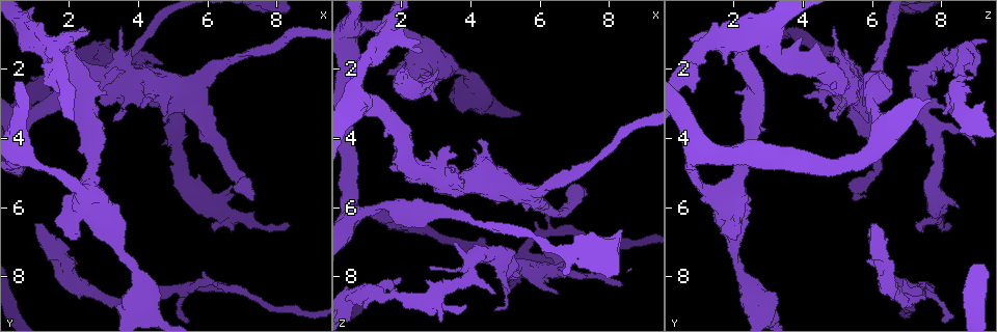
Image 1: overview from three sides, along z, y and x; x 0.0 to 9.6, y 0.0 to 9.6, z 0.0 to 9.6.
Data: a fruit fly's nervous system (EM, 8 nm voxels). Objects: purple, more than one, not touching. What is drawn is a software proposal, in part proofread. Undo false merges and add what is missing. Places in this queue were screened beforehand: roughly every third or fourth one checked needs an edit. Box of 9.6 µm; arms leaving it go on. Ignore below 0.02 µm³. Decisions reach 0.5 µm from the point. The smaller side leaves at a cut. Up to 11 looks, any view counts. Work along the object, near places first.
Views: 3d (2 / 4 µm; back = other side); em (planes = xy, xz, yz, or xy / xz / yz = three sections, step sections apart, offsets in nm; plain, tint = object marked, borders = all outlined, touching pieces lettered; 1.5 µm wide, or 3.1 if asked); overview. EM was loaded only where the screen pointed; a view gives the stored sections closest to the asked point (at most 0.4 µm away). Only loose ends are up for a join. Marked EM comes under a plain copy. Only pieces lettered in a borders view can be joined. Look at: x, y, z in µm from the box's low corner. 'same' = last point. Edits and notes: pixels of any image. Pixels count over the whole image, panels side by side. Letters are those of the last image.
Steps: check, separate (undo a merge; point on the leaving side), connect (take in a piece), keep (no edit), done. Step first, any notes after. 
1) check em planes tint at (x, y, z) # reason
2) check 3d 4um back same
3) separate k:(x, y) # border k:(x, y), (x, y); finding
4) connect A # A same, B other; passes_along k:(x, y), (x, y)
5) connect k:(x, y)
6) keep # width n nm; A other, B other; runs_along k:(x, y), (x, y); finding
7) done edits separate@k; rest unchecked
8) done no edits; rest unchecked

check 3d 2um at (3.05, 2.70, 2.00) # an open end

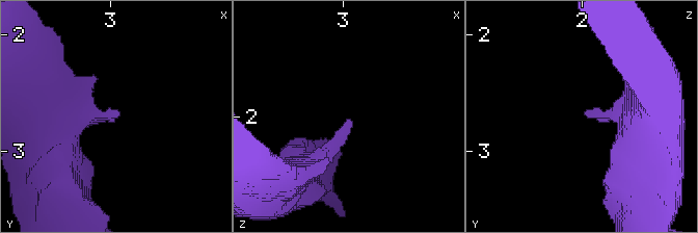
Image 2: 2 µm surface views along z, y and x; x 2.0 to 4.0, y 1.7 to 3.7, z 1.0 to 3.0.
check em planes borders at (3.06, 2.66, 2.04) # now the EM

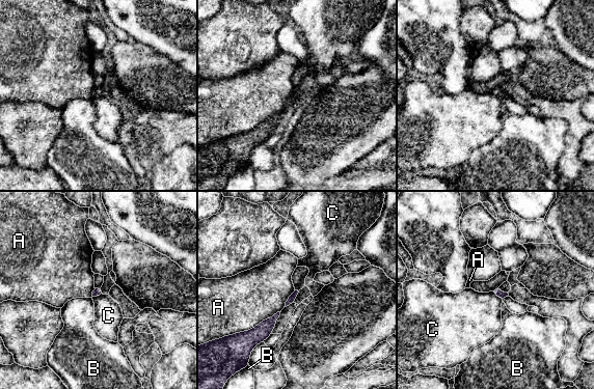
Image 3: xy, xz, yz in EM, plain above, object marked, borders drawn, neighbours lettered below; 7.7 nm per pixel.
keep # A other, B other, C other; none of them fits

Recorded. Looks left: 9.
check em planes borders at (0.75, 0.85, 1.80) # stops while still wide

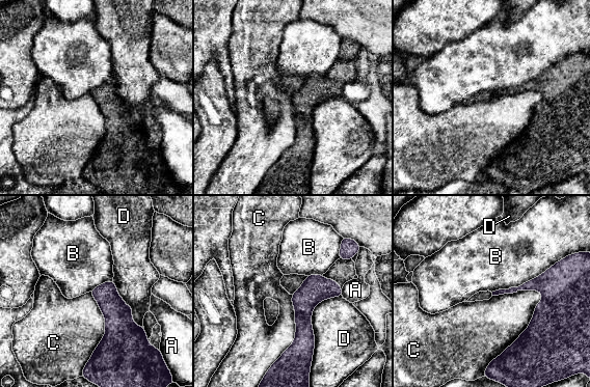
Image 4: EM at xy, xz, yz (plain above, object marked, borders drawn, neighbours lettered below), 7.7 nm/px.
keep # A other, B other, C other, D other; no lettered piece goes on from it

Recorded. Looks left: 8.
check em planes borders at (1.05, 6.50, 6.00) # stops while still wide

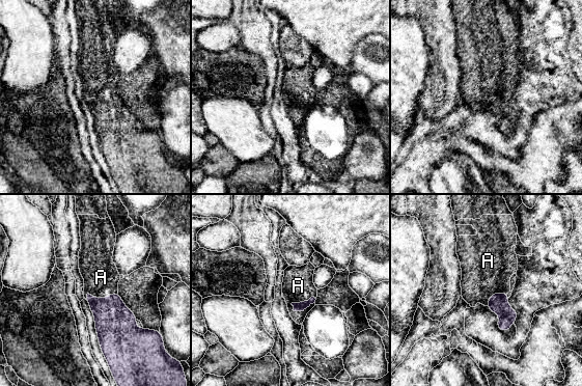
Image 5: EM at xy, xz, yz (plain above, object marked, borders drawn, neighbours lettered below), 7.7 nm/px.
connect A # A same; passes_along 5:(302, 306), (301, 302), (298, 285); the cell continues

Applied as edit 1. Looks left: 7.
check overview # redraw

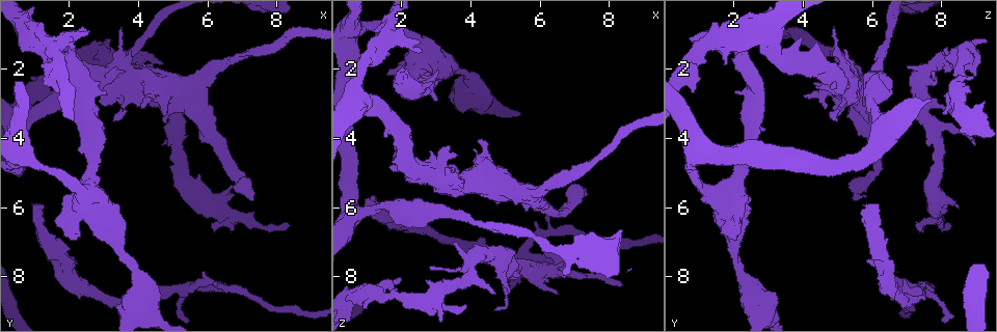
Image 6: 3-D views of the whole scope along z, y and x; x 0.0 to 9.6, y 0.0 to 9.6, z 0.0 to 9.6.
check 3d 2um at (2.60, 8.45, 6.60) # thick turns thin

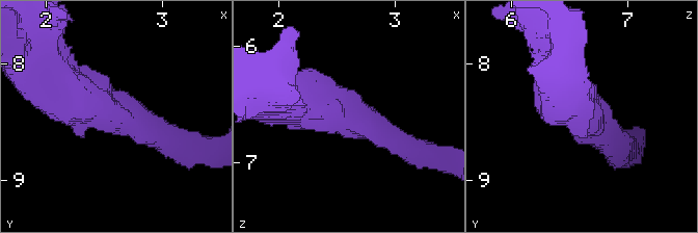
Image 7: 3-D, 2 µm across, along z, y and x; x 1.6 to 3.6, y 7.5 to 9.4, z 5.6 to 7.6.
check em planes tint at (2.58, 8.42, 6.60) # arm_widths 220, 400 nm; shape alone is not enough

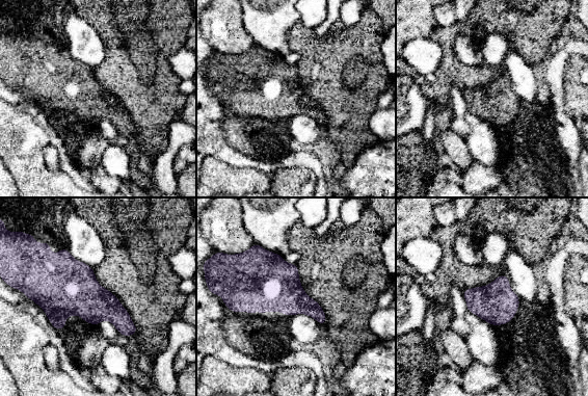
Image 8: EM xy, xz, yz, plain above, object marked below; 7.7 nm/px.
check em planes borders same # see the neighbours

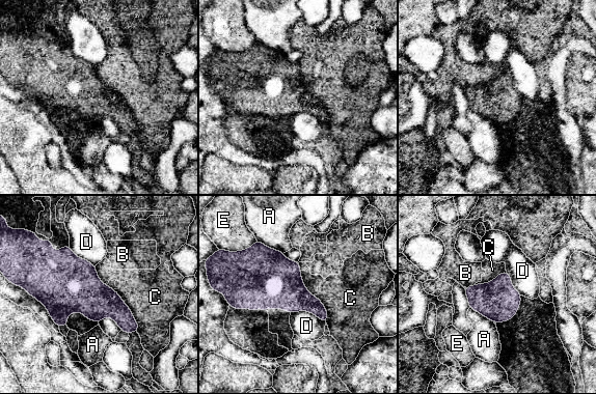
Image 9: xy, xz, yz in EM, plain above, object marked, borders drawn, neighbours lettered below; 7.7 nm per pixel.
keep # longest_contact C 600 nm; A other, B other, C other, D other, E other; border 9:(95, 265), (137, 332); continuous, no second cell

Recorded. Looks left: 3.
check em planes borders at (3.40, 6.90, 2.00) # thick turns thin

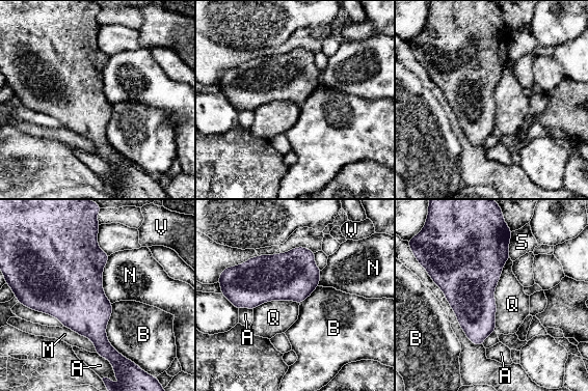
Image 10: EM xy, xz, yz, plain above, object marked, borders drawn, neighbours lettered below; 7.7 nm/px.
keep # A other, B other, M other, N other, Q other, S other, V other; border 10:(109, 255), (103, 291), (112, 303); one cell here

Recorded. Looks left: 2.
done edits connect@5; rest unchecked

